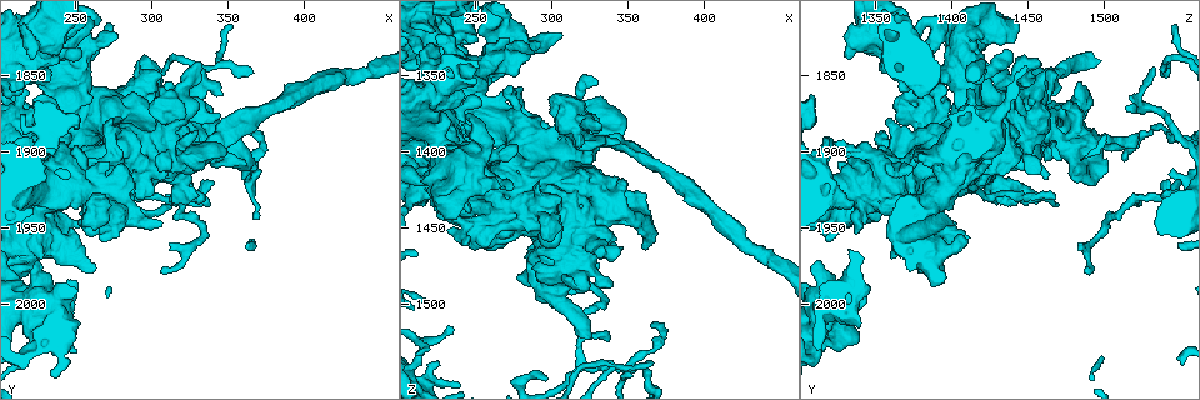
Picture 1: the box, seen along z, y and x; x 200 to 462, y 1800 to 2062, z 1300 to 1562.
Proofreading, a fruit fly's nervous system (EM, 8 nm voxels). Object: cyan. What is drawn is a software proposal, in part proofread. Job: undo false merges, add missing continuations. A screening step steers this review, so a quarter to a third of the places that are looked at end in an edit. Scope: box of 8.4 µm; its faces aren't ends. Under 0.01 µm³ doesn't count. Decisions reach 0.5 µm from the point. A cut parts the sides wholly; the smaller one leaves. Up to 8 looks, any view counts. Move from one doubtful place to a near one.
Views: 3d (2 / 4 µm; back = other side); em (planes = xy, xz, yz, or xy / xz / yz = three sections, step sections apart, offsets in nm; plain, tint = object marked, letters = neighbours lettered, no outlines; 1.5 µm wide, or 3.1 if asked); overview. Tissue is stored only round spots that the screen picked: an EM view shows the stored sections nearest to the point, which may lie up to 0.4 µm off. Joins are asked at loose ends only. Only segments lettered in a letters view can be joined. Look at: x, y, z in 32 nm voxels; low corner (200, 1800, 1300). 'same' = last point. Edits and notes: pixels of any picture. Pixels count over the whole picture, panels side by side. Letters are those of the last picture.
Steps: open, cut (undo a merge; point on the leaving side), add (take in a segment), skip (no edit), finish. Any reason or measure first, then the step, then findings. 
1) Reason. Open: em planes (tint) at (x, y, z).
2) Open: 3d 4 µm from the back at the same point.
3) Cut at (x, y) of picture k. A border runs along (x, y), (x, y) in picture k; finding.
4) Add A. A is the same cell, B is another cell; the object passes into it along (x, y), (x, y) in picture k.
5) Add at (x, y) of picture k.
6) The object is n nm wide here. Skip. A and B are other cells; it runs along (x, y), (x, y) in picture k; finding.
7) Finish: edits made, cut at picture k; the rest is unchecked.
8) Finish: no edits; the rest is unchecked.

Closes a loop. Open: em xy step 4 (letters) at (342, 1878, 1396).

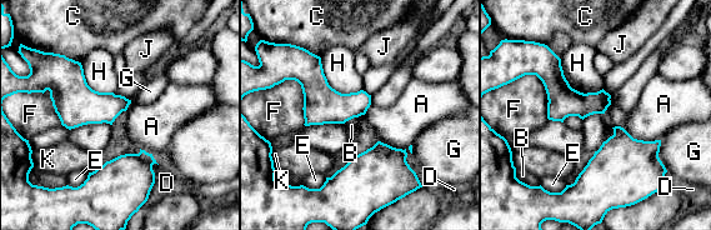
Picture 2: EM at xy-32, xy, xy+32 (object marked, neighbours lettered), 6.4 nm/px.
Skip. A, B, C, D, E, F, G, H, J and K are other cells; a border runs along (285, 79), (300, 85), (304, 124) in picture 2; continuous, no second cell.

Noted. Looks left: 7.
Branch stops here. Open: em planes (letters) at (278, 1824, 1398).

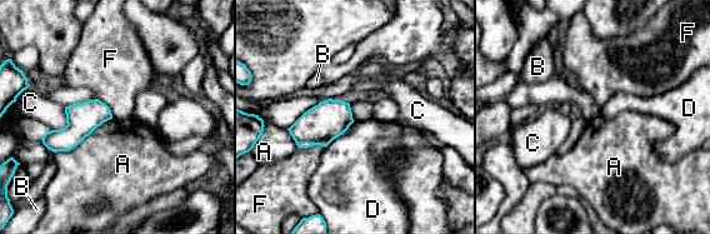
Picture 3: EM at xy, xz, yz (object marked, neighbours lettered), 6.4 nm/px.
The longest contact is with A, 440 nm. Skip. A, B, C, D and F are other cells; none of them fits.

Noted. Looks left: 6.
Branch stops here. Open: em planes (letters) at (306, 1946, 1322).

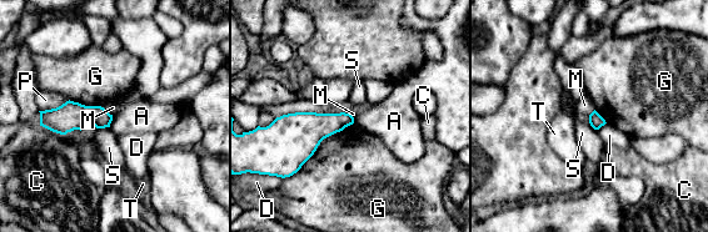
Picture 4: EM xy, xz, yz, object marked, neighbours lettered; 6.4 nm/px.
Skip. A, C, D, G, M, P, S and T are other cells; a border runs along (100, 105), (113, 115) in picture 4; no lettered segment goes on from it.

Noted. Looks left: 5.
Finish: no edits; the rest is unchecked.

